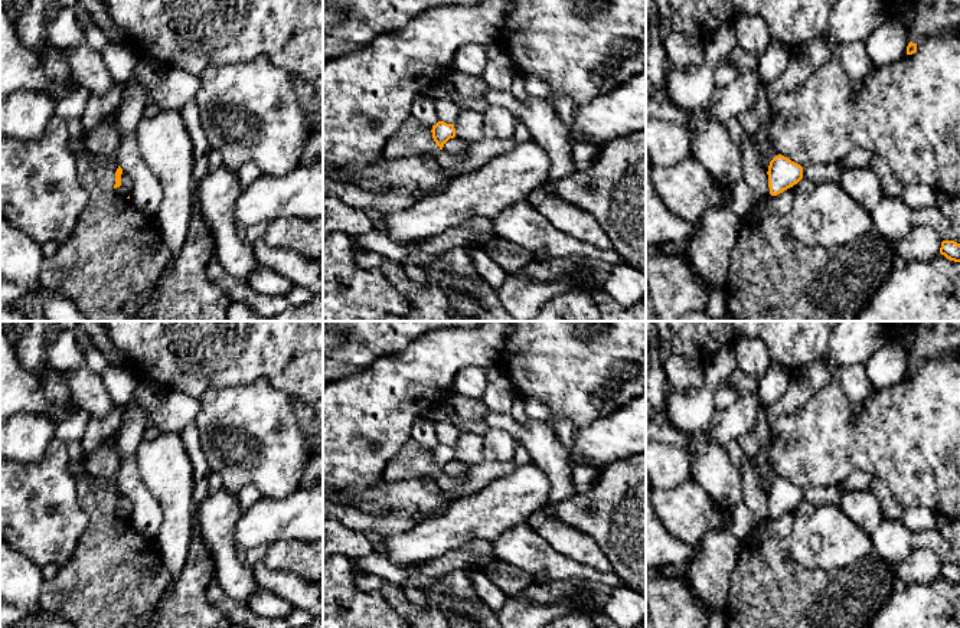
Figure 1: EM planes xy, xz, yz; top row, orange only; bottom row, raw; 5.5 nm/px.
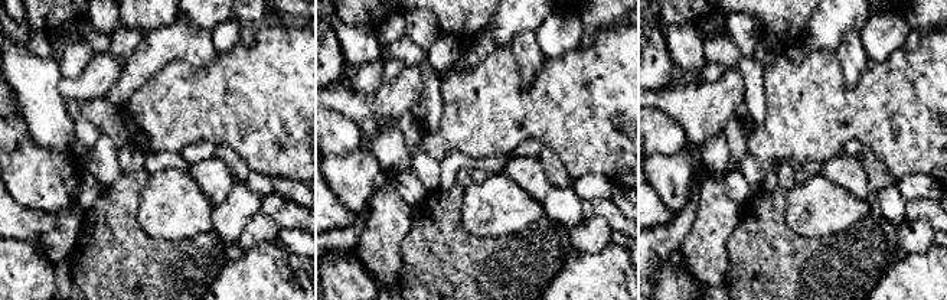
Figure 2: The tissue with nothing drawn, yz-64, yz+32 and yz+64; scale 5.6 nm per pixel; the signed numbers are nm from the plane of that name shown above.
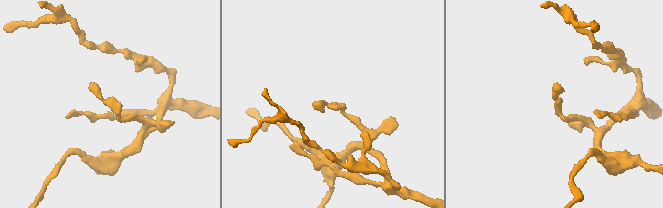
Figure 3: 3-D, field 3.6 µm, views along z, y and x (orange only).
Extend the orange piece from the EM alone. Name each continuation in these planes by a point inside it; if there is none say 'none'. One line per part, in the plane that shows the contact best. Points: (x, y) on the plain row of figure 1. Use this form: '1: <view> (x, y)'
none

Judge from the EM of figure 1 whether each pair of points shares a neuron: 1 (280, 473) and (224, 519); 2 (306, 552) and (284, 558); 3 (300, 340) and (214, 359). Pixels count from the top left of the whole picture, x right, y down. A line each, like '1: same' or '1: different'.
1: different
2: same
3: same

